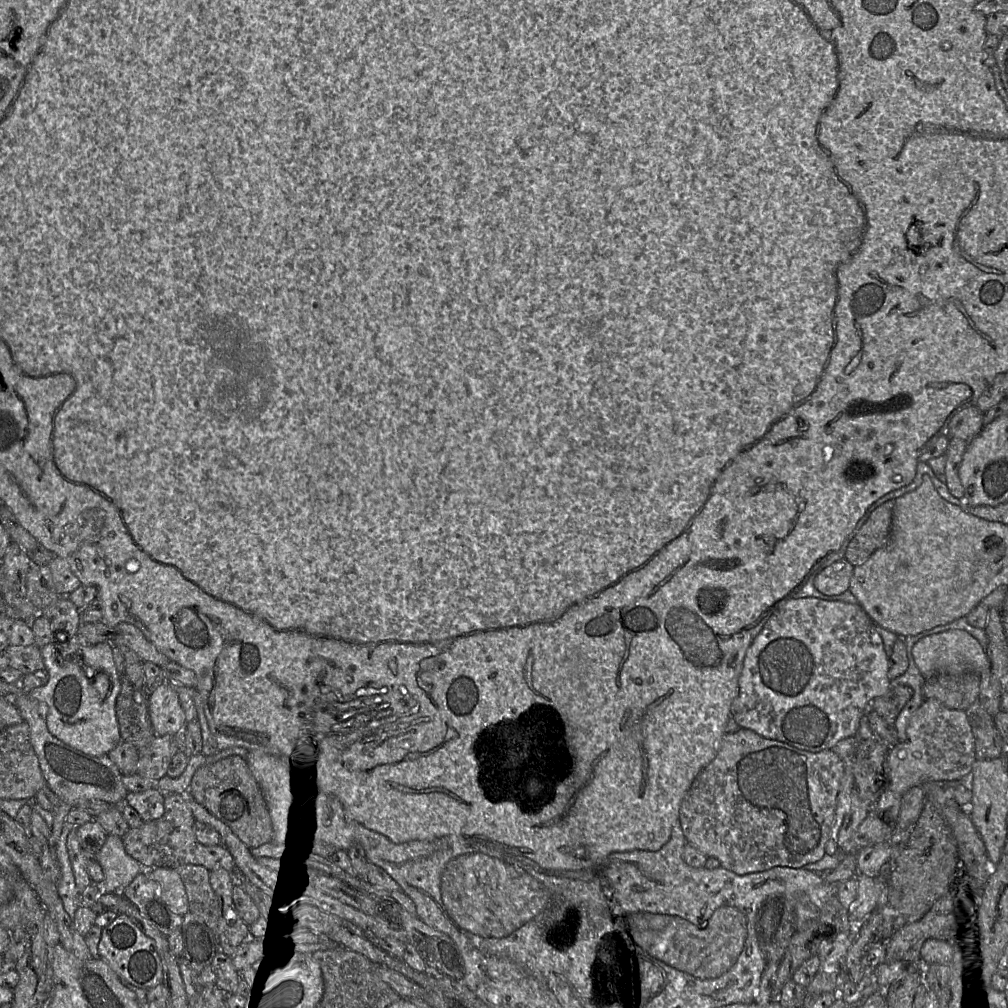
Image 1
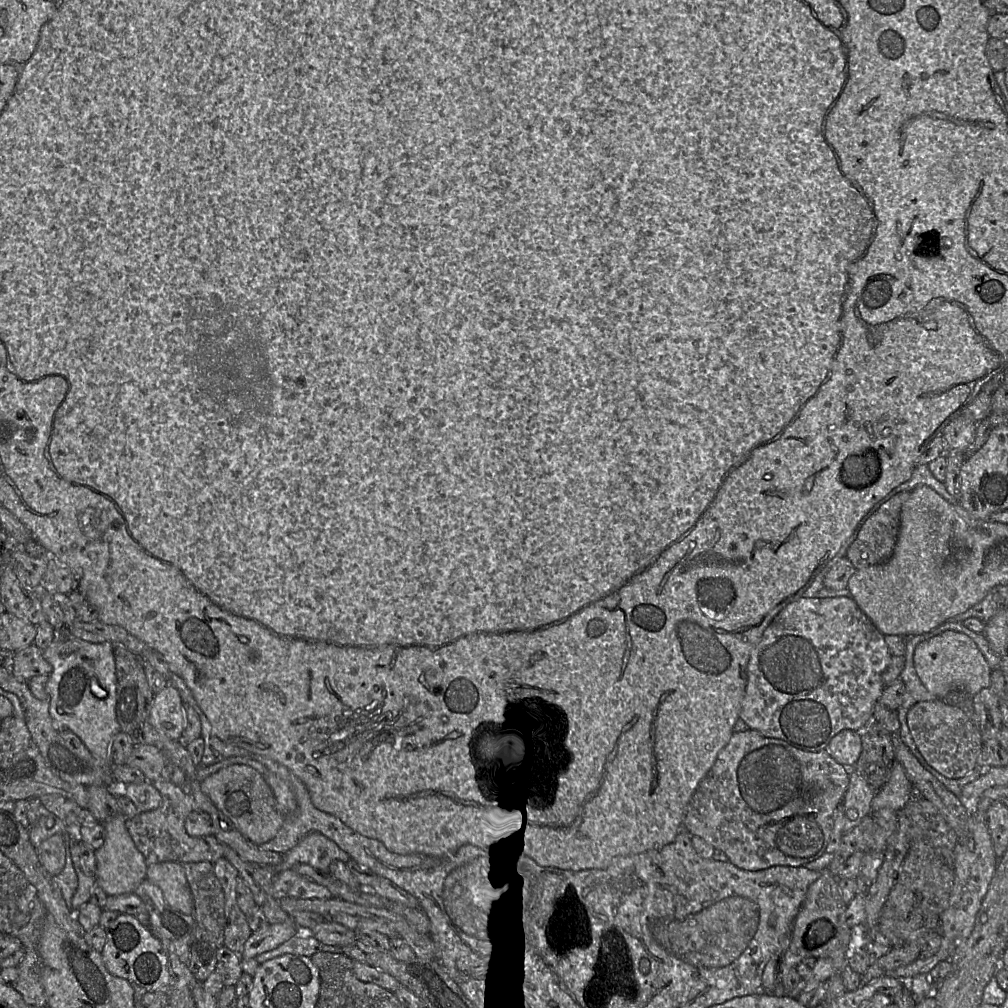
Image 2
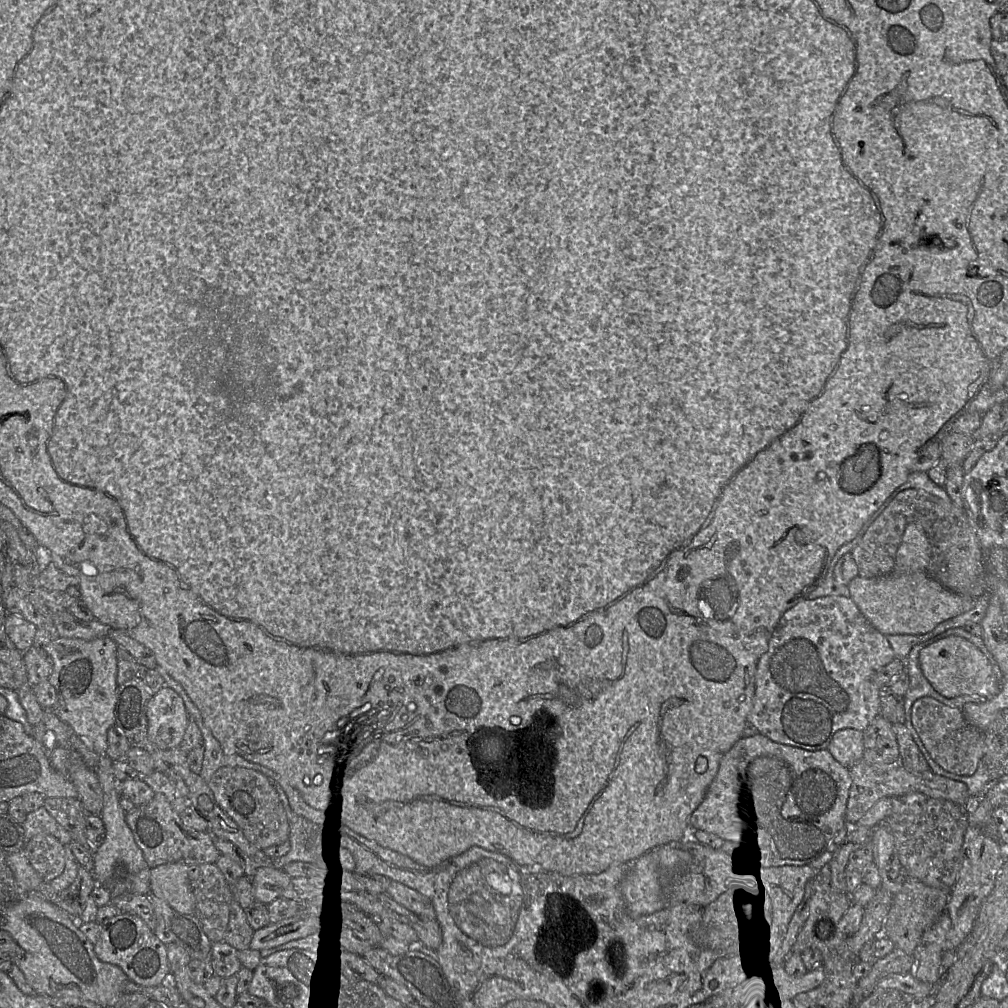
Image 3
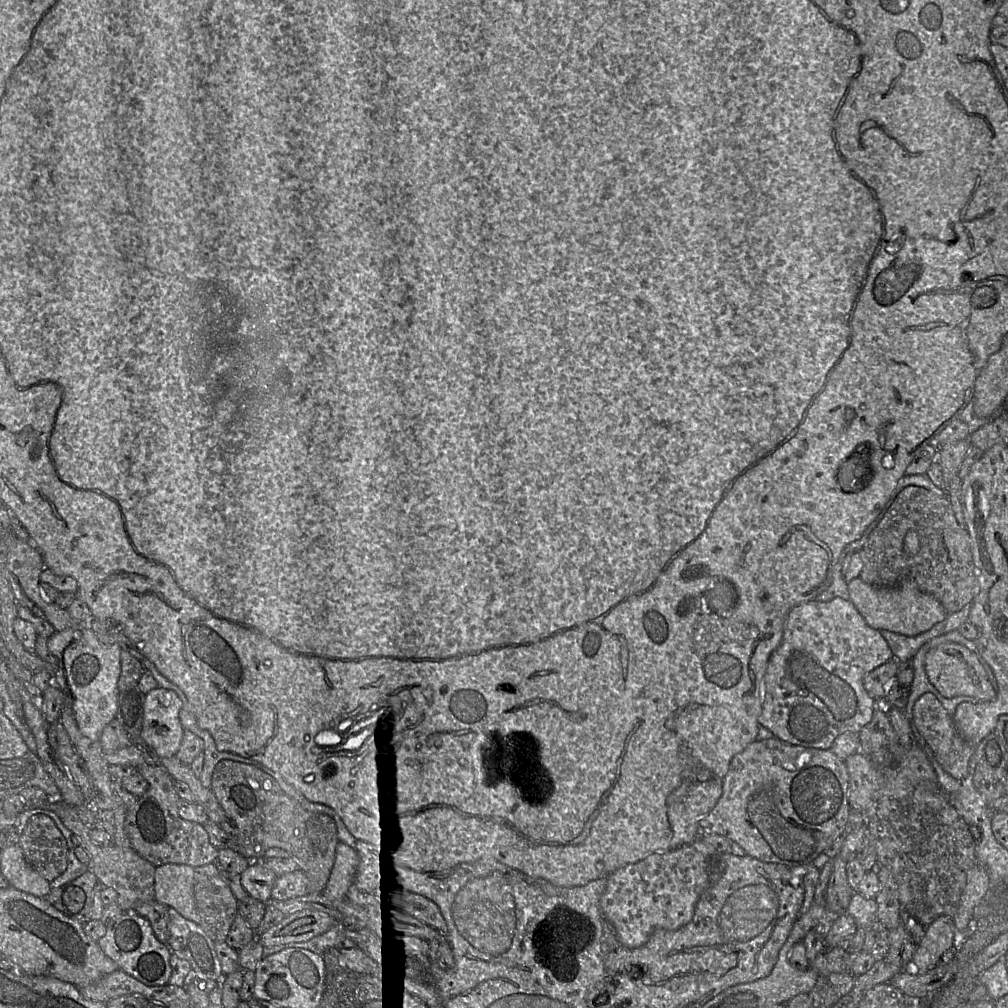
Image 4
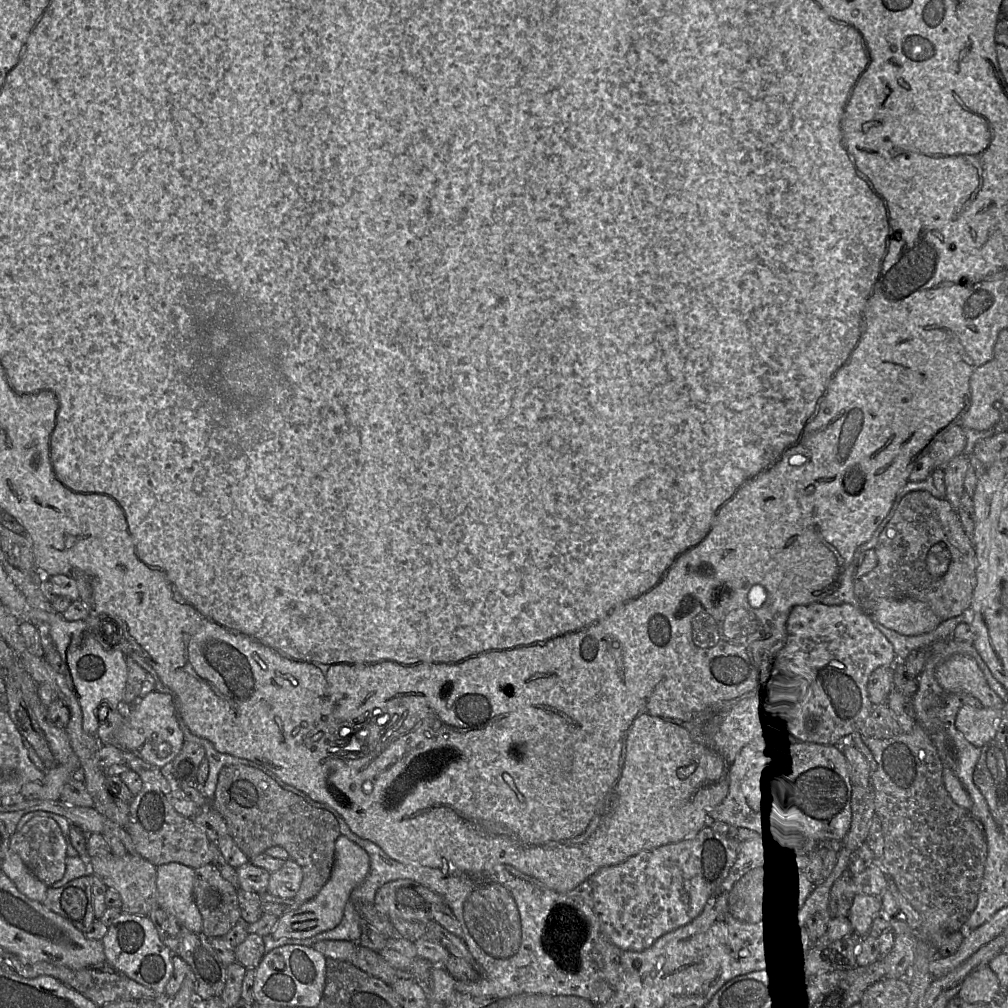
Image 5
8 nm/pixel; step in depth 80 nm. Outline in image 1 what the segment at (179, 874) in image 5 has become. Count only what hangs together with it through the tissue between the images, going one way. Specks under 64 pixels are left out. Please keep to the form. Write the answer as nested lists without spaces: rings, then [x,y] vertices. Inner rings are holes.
[[[159,867],[145,870],[147,877],[158,885],[162,898],[172,911],[180,915],[189,912],[186,890],[175,868]]]

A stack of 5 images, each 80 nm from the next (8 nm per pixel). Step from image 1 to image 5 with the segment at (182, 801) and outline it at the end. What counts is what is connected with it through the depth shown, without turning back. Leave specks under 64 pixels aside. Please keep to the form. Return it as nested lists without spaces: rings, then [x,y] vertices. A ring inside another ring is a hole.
[[[124,751],[125,764],[134,770],[141,778],[141,790],[133,796],[129,803],[129,822],[125,829],[130,835],[138,855],[155,866],[168,863],[180,863],[191,868],[199,868],[212,861],[211,841],[206,833],[200,829],[190,818],[179,814],[170,803],[171,784],[166,777],[166,767],[163,769],[149,764],[130,751]]]

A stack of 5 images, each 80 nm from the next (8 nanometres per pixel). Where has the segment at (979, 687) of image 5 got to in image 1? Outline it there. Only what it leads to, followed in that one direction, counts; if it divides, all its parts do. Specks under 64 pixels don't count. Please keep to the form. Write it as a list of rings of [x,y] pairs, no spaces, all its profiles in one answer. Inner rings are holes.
[[[949,630],[927,636],[913,646],[912,655],[925,679],[936,674],[959,675],[968,672],[981,676],[989,668],[986,649],[976,638],[964,630]]]

